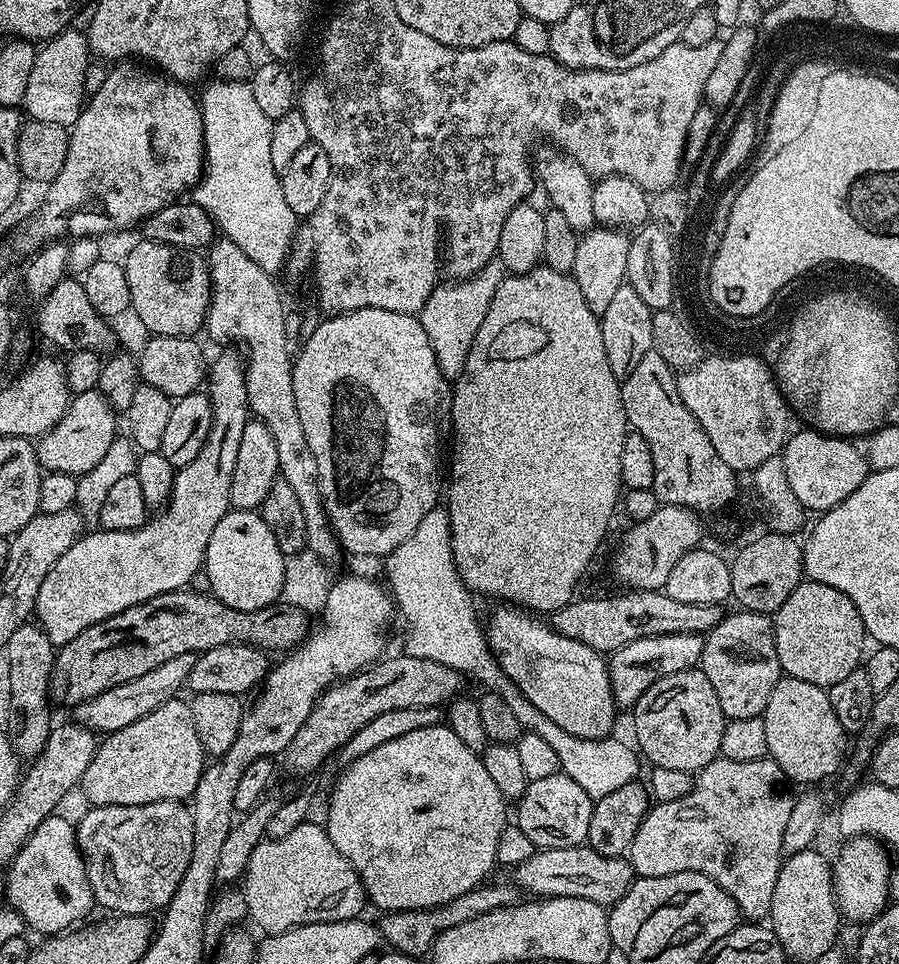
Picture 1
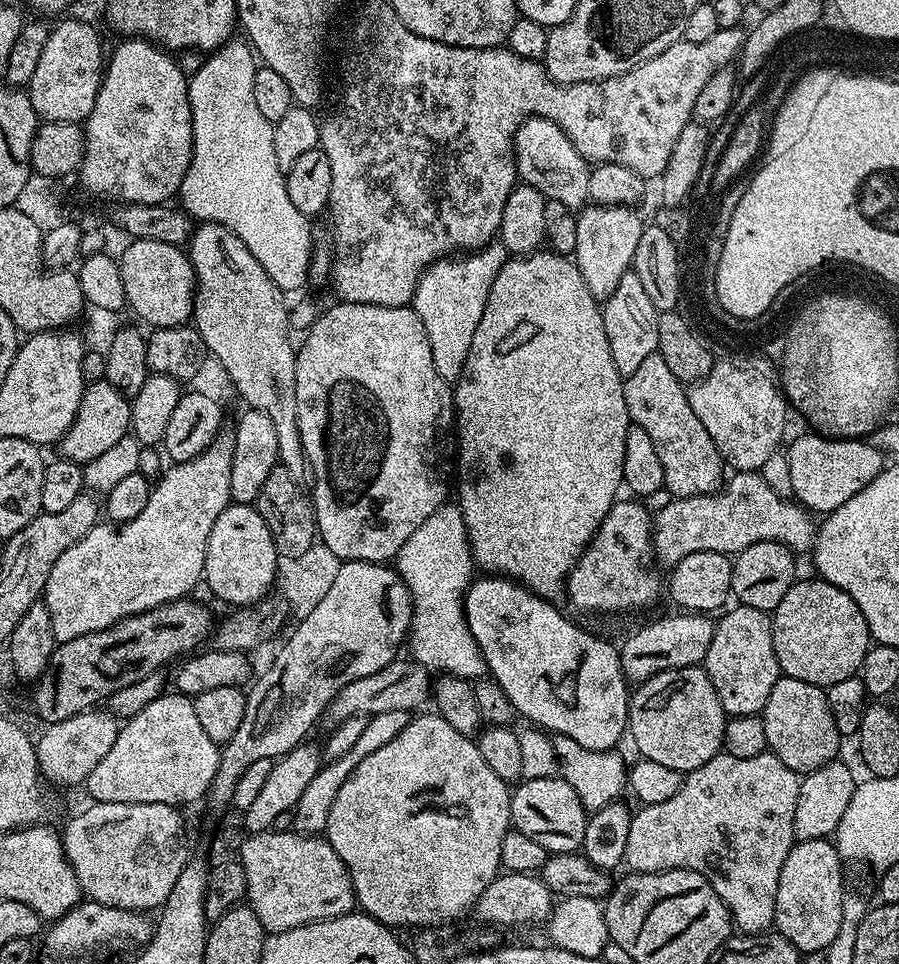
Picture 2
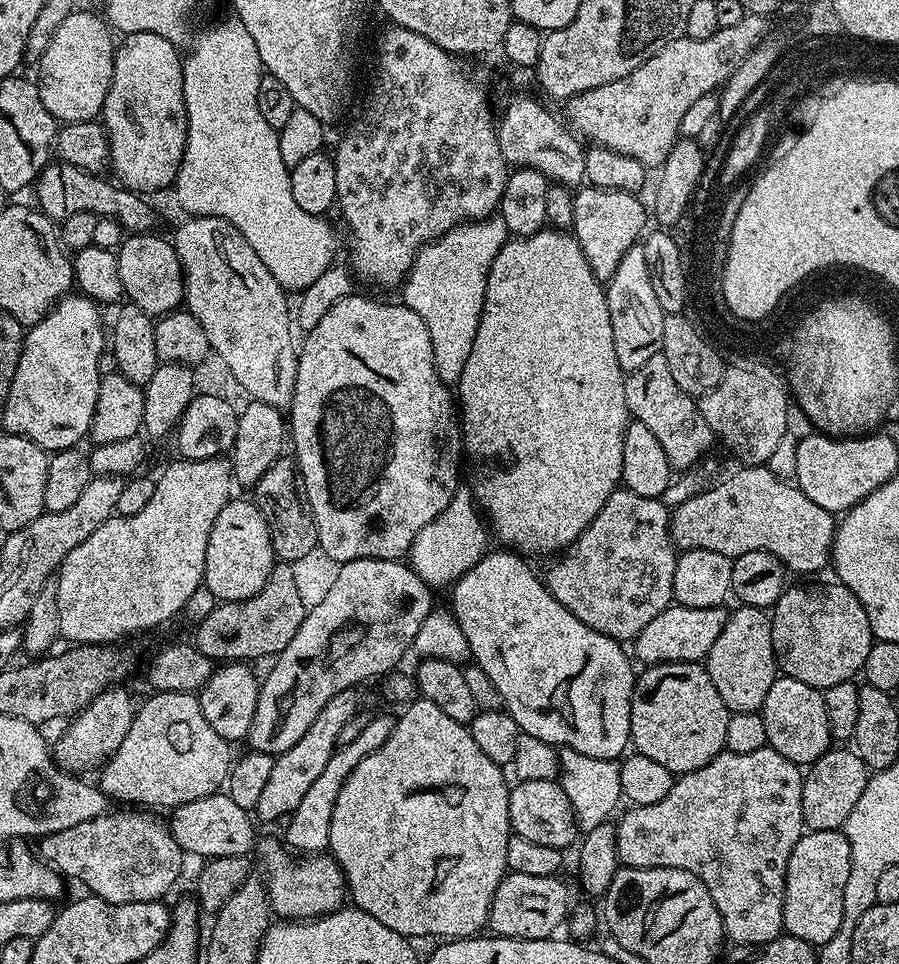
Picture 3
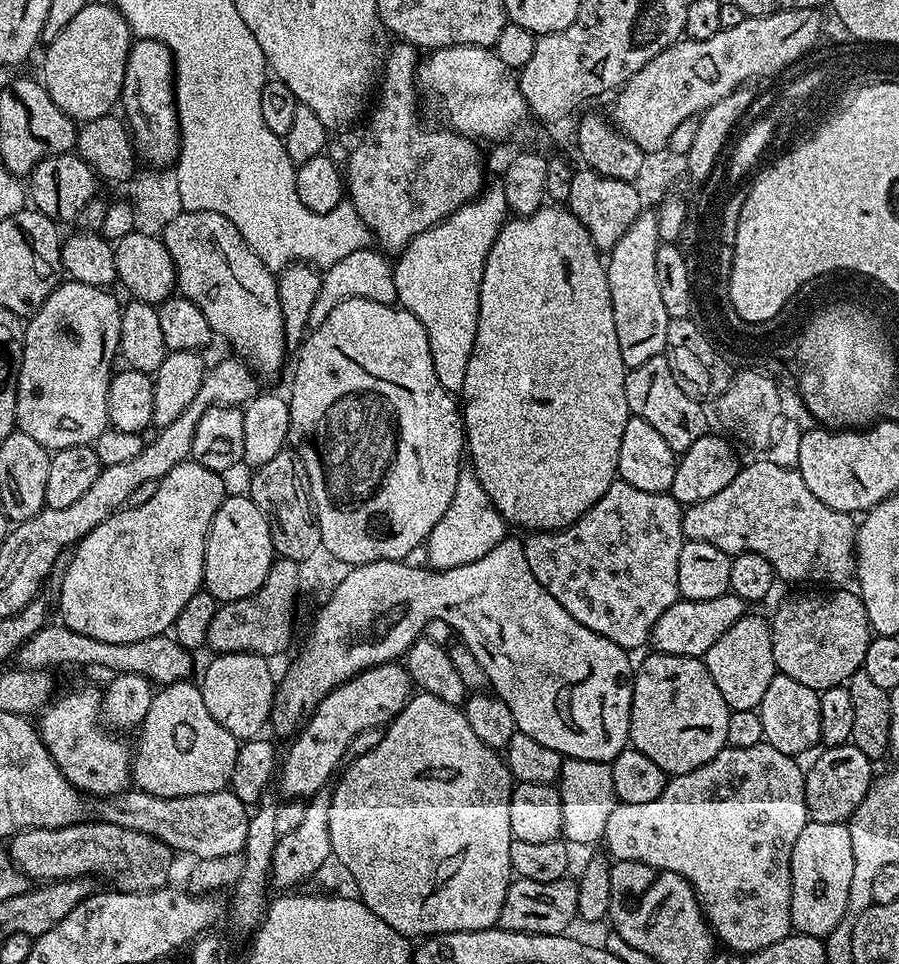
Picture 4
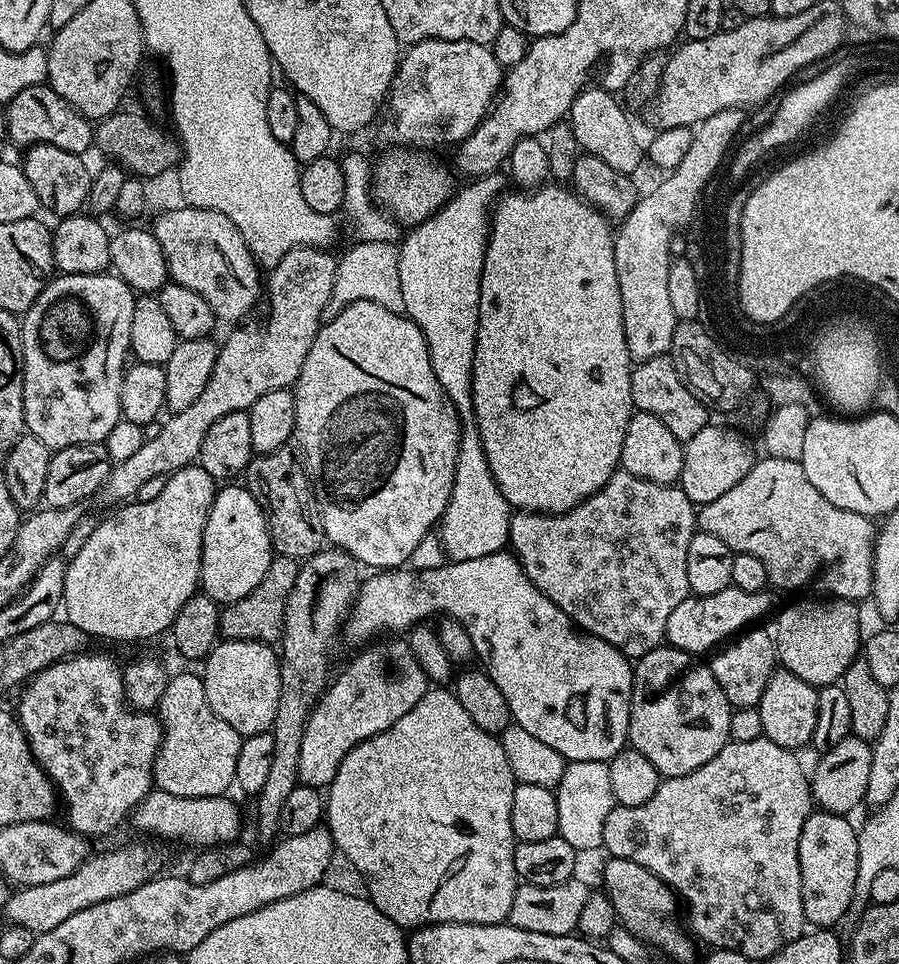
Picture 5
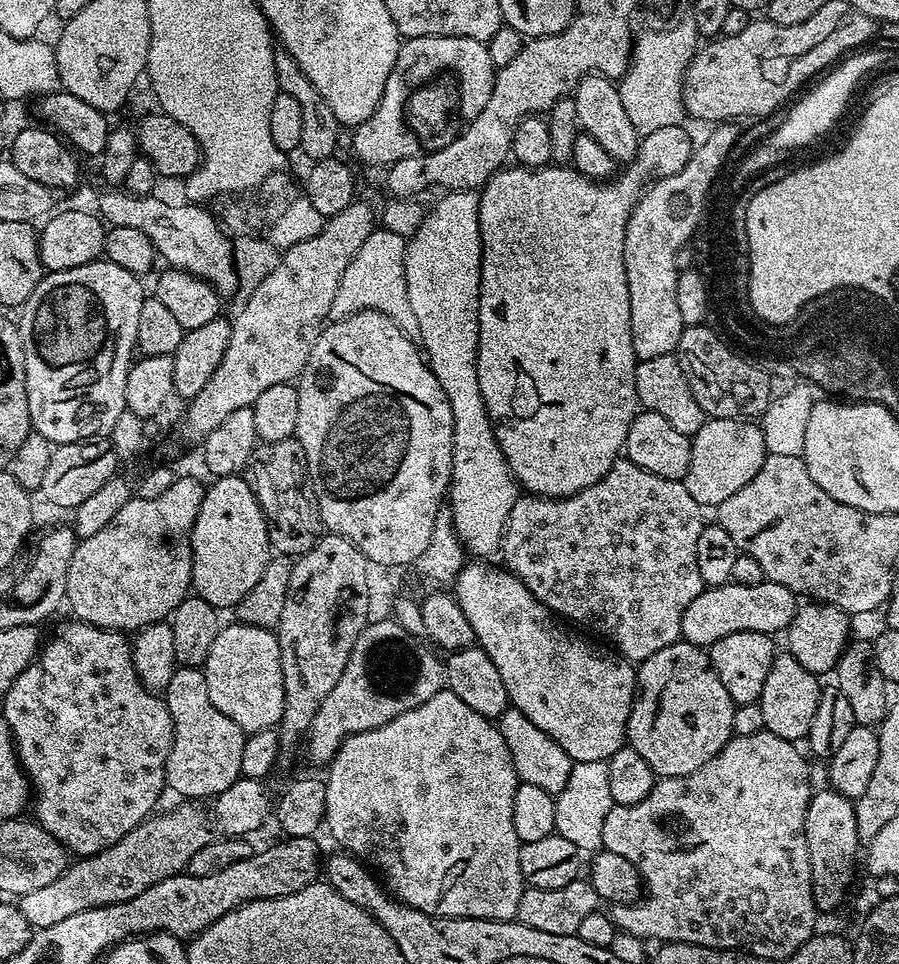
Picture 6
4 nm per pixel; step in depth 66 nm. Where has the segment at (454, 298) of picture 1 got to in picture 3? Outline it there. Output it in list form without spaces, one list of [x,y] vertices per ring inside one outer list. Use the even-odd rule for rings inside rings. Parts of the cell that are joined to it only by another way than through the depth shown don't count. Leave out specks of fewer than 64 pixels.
[[[499,214],[460,224],[421,248],[404,277],[402,303],[426,322],[434,350],[434,370],[438,370],[438,378],[442,378],[444,384],[459,385],[466,358],[470,358],[474,346],[474,334],[478,334],[490,266],[509,239],[508,227]]]

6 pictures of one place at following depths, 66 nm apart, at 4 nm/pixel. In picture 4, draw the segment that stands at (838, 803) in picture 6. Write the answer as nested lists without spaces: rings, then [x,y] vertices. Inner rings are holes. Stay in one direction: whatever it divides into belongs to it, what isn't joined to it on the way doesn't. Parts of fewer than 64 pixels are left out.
[[[809,819],[808,825],[798,834],[798,842],[794,842],[794,850],[790,854],[790,914],[792,926],[796,932],[807,936],[827,938],[842,922],[842,914],[846,914],[846,898],[850,898],[850,882],[854,882],[854,845],[850,842],[850,830],[847,823],[814,822]]]

